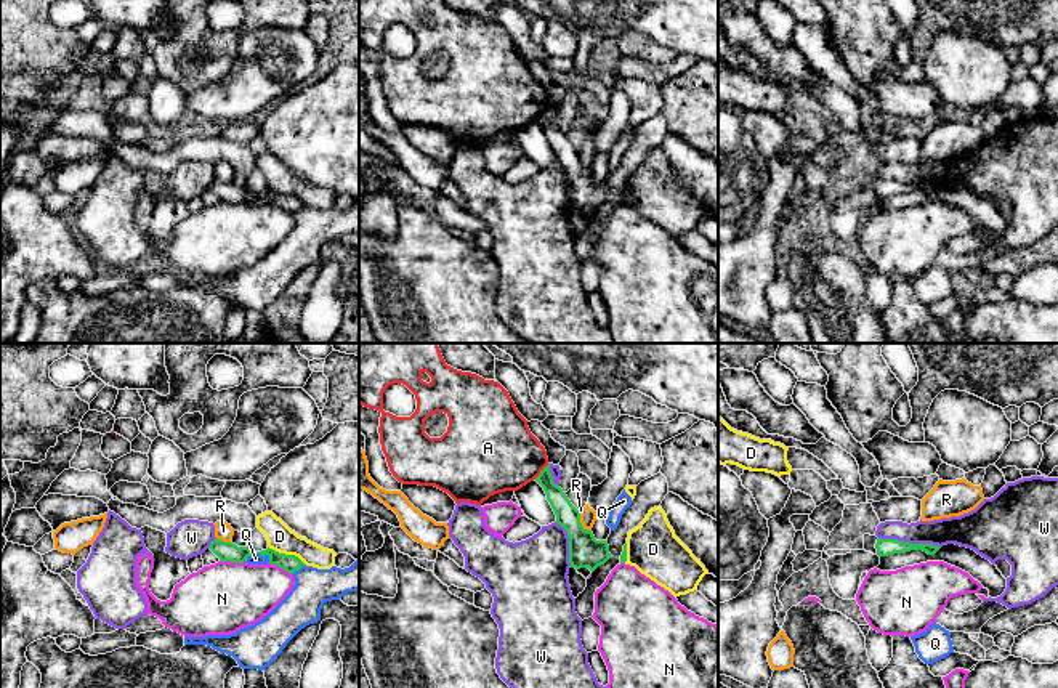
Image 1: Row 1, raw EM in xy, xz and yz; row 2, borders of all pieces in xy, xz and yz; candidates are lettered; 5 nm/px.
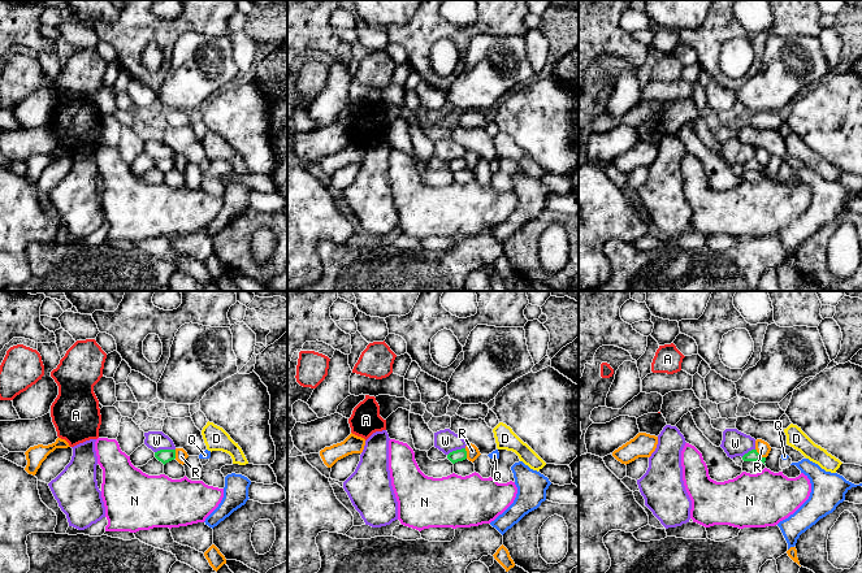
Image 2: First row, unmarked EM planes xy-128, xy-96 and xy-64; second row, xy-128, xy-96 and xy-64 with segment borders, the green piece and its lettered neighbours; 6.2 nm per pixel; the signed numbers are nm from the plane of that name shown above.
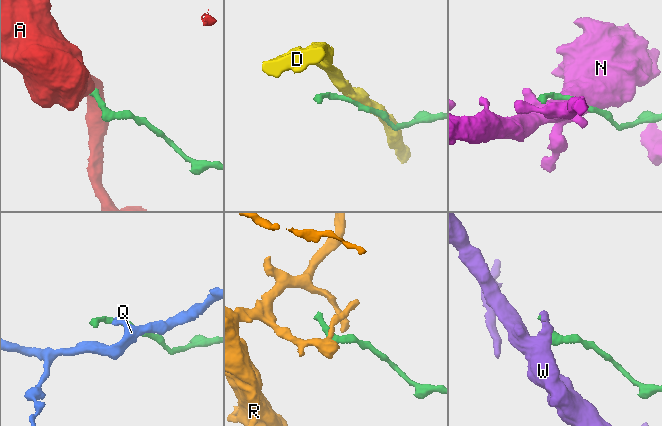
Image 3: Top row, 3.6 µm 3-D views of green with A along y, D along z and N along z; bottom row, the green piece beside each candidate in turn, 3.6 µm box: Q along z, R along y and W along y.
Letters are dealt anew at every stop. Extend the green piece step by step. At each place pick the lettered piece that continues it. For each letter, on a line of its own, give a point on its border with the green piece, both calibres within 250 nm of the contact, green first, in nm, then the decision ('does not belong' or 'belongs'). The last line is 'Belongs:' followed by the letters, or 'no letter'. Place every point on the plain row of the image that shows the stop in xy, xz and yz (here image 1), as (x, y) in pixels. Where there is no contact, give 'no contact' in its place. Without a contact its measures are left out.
A: xz (541, 113) | 110/400 nm | does not belong
D: xy (287, 196) | 90/140 nm | does not belong
N: xy (233, 202) | 100/360 nm | does not belong
Q: xy (257, 193) | 100/60 nm | does not belong
R: xz (579, 162) | 160/80 nm | does not belong
W: yz (908, 183) | 90/140 nm | does not belong
Belongs: no letter

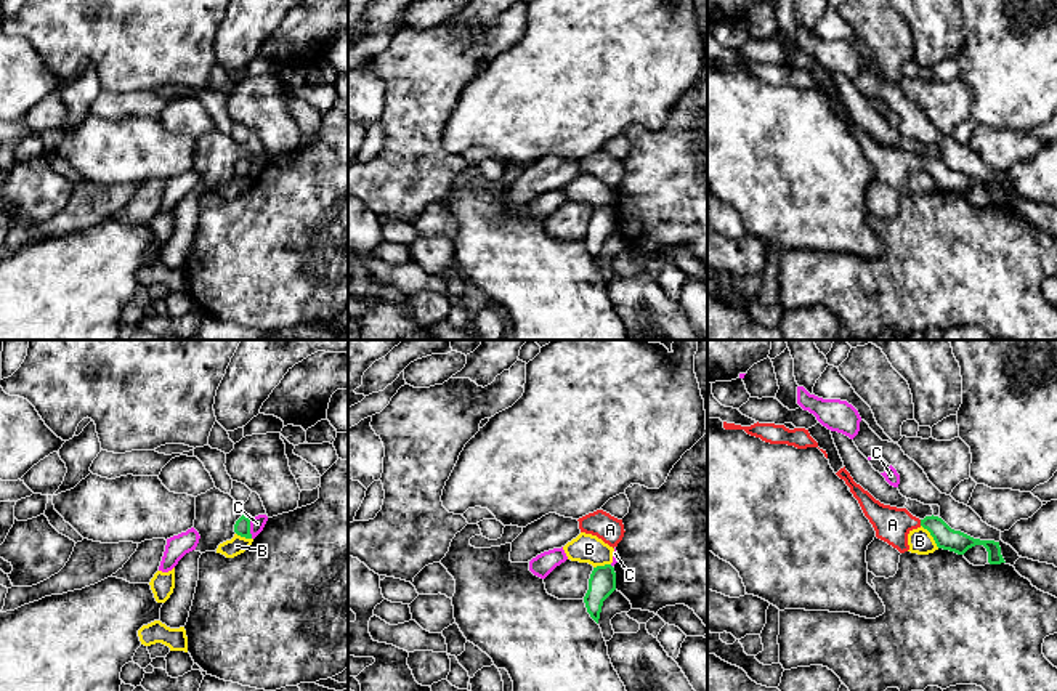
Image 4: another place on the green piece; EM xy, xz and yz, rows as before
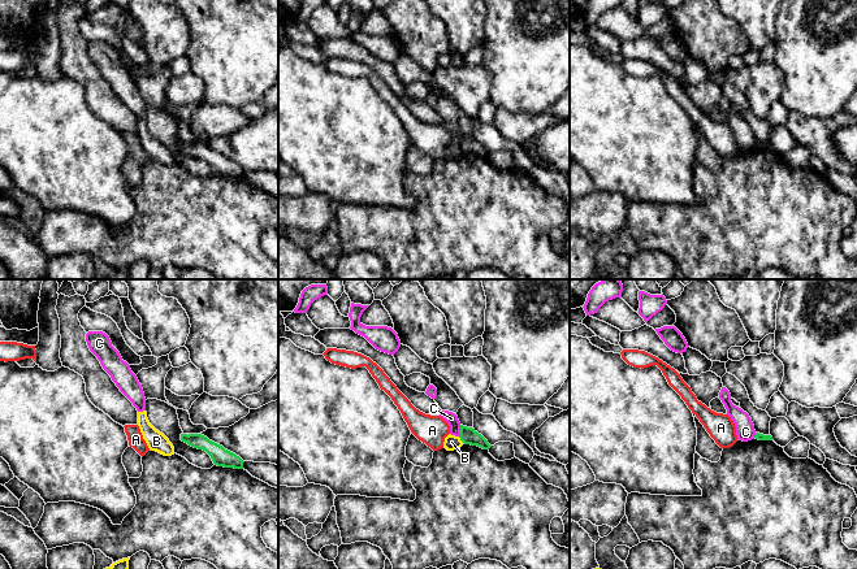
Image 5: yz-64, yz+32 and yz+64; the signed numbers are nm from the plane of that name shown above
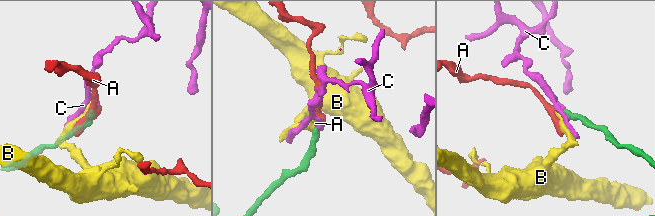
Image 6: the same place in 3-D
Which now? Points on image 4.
A: yz (921, 164) | 120/180 nm | belongs
B: yz (931, 175) | 120/120 nm | does not belong
C: xy (249, 170) | 80/70 nm | does not belong
Belongs: A

